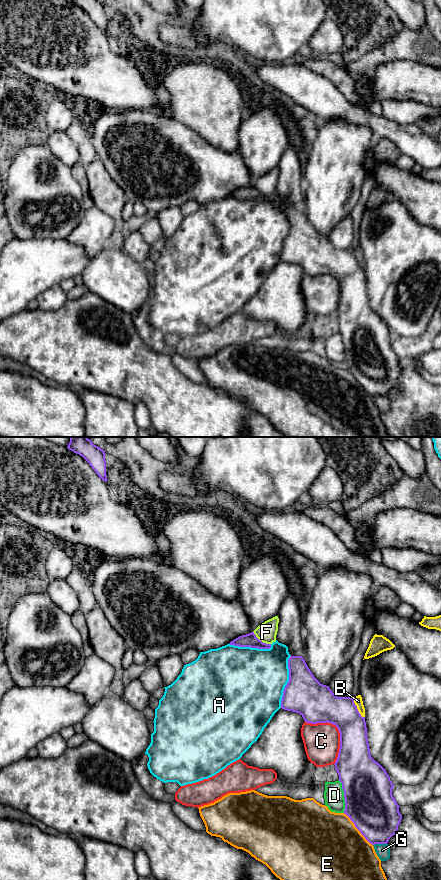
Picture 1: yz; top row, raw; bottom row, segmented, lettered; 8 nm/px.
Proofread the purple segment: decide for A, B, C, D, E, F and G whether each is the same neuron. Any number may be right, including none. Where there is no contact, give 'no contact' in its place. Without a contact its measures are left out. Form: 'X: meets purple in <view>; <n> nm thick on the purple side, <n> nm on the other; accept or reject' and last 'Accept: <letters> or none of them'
A: meets purple in yz; 320 nm thick on the purple side, 460 nm on the other; reject
B: meets purple in yz; 240 nm thick on the purple side, 70 nm on the other; reject
C: meets purple in yz; 280 nm thick on the purple side, 280 nm on the other; reject
D: meets purple in yz; 400 nm thick on the purple side, 160 nm on the other; reject
E: meets purple in yz; 400 nm thick on the purple side, 500 nm on the other; reject
F: meets purple in yz; 110 nm thick on the purple side, 160 nm on the other; reject
G: meets purple in yz; 380 nm thick on the purple side, 110 nm on the other; reject
Accept: none of them

